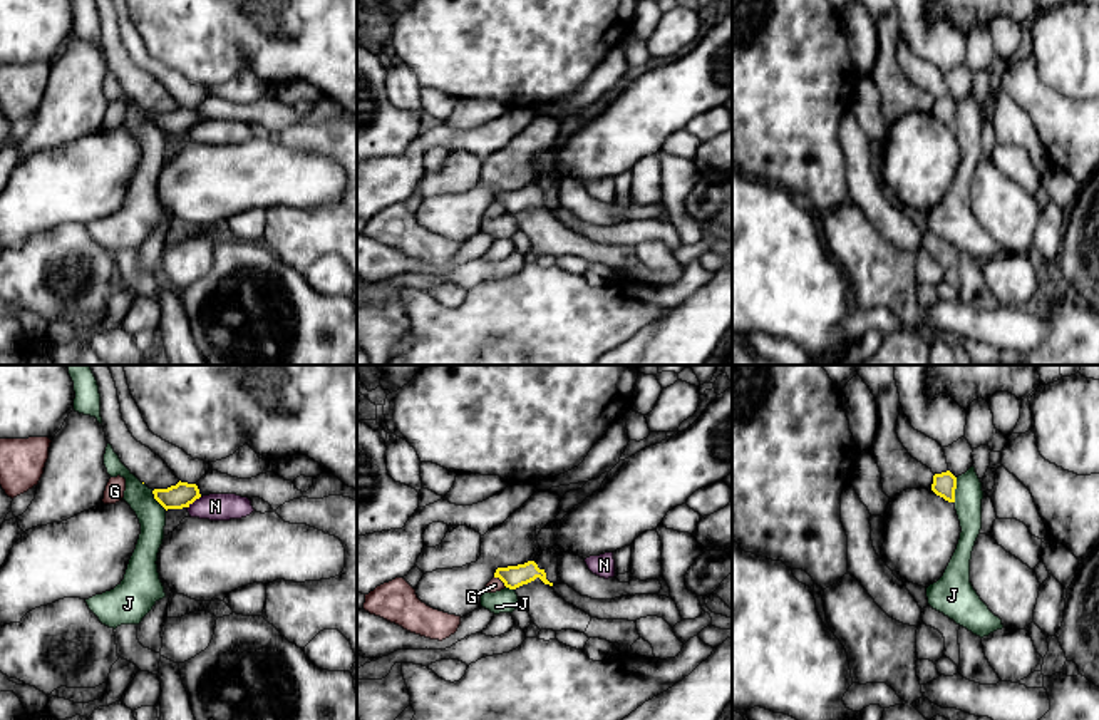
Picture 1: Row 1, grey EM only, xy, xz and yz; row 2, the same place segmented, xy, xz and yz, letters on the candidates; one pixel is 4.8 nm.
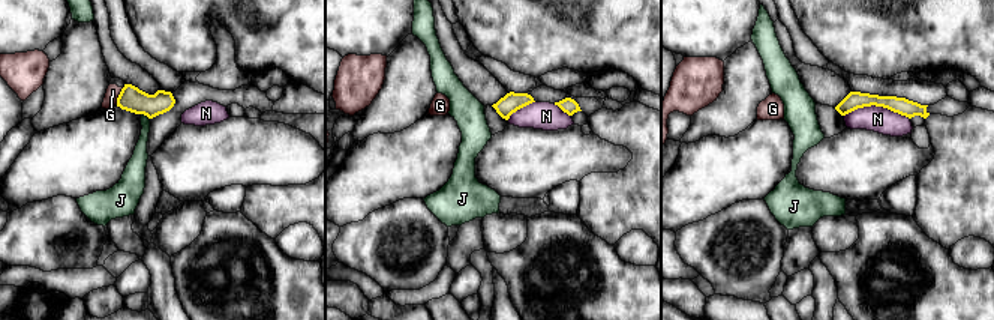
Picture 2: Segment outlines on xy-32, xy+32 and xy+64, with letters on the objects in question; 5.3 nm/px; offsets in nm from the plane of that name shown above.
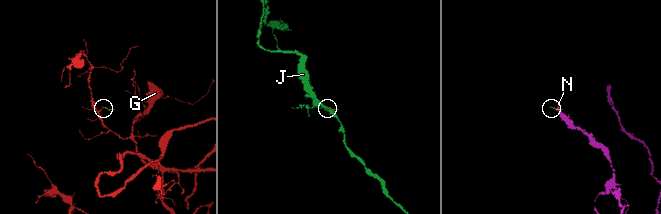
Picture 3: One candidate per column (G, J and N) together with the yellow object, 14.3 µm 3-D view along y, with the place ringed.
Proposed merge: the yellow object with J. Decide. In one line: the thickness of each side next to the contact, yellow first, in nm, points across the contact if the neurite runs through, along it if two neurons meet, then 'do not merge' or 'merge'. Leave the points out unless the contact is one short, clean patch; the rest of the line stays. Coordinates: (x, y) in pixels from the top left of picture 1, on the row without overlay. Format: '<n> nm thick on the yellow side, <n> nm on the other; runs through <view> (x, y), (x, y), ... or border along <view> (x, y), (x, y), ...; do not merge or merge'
110 nm thick on the yellow side, 140 nm on the other; border along yz (957, 102), (954, 128); do not merge

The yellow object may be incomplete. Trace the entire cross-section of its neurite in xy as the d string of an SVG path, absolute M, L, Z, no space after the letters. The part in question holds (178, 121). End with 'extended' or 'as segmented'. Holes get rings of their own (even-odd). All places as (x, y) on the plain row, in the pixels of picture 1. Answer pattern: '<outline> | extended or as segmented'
M181 105L168 114L154 114L152 119L166 136L189 132L196 124L201 122L196 109Z | as segmented

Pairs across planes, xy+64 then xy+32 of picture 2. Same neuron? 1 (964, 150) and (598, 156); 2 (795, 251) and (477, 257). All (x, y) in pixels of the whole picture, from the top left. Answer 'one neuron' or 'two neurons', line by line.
1: two neurons
2: two neurons

